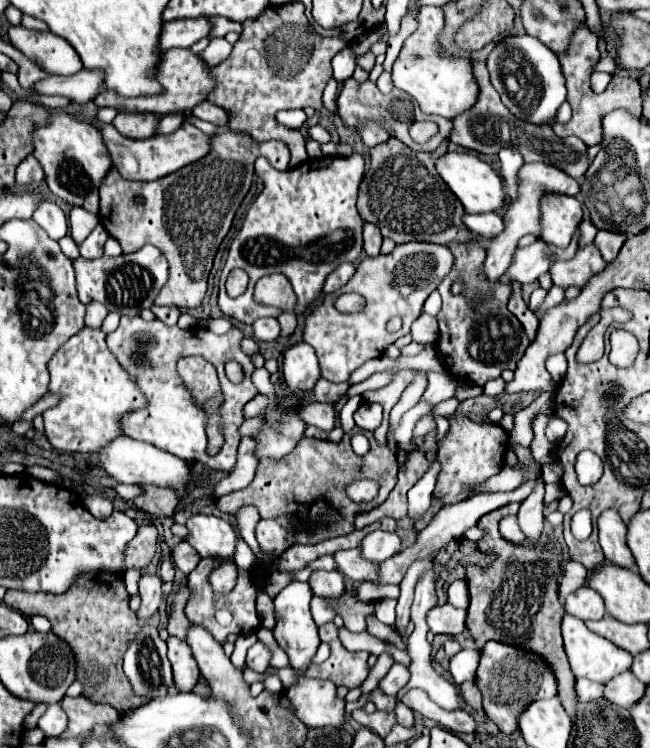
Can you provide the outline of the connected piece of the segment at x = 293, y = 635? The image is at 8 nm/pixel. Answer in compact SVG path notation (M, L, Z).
M289 583L277 597L275 597L275 611L277 611L277 625L273 629L273 635L279 643L279 647L289 655L289 663L297 671L305 671L311 665L311 659L319 647L319 635L317 625L311 619L309 613L309 601L313 593L307 583Z

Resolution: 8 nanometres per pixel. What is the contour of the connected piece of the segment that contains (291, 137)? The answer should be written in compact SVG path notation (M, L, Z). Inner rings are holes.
M287 3L283 7L271 5L257 21L243 23L243 33L233 45L231 55L213 67L217 87L209 95L209 101L227 109L231 115L229 129L247 133L255 141L283 141L291 151L289 167L297 167L307 159L305 137L301 131L279 125L275 115L281 109L313 107L315 111L321 111L323 89L333 77L331 59L347 45L339 37L317 35L317 31L309 27L301 3Z

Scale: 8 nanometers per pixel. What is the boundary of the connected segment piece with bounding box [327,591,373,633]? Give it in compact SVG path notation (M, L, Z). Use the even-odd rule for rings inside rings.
M347 591L341 595L341 599L327 599L327 601L331 603L331 607L335 607L337 615L343 619L349 631L355 631L355 633L367 631L365 617L373 613L373 603L363 603Z

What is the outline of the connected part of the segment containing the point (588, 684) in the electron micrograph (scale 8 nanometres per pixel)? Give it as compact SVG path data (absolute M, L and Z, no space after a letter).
M577 679L577 695L579 701L597 701L603 697L603 685L593 683L589 679Z

